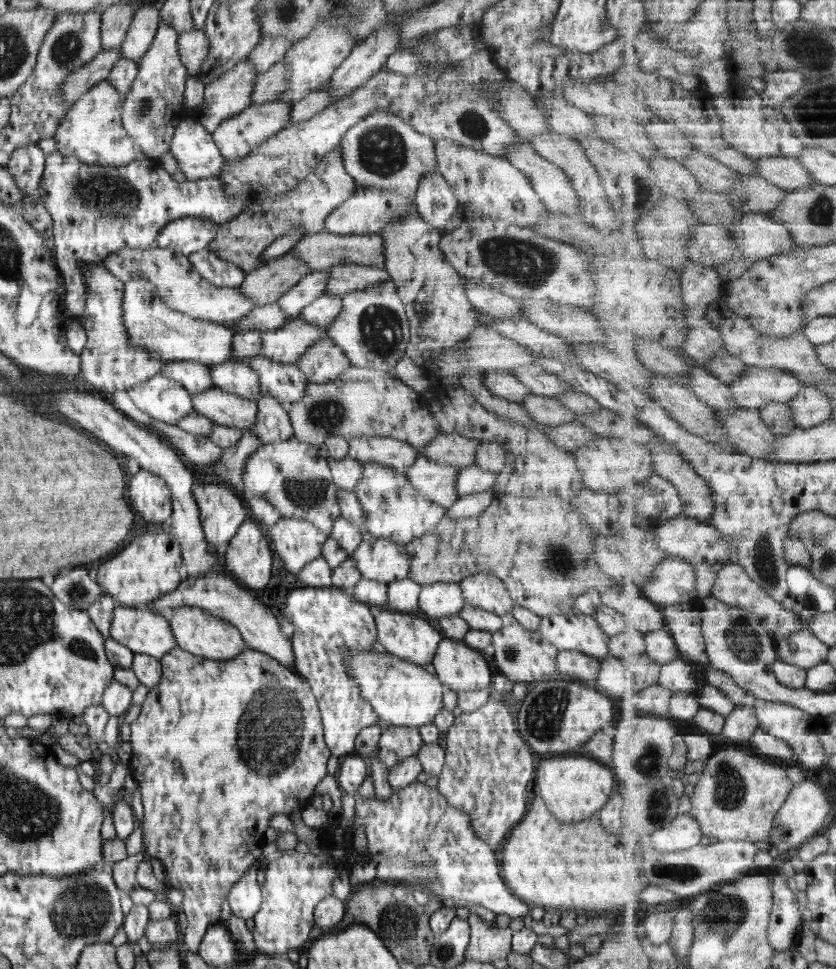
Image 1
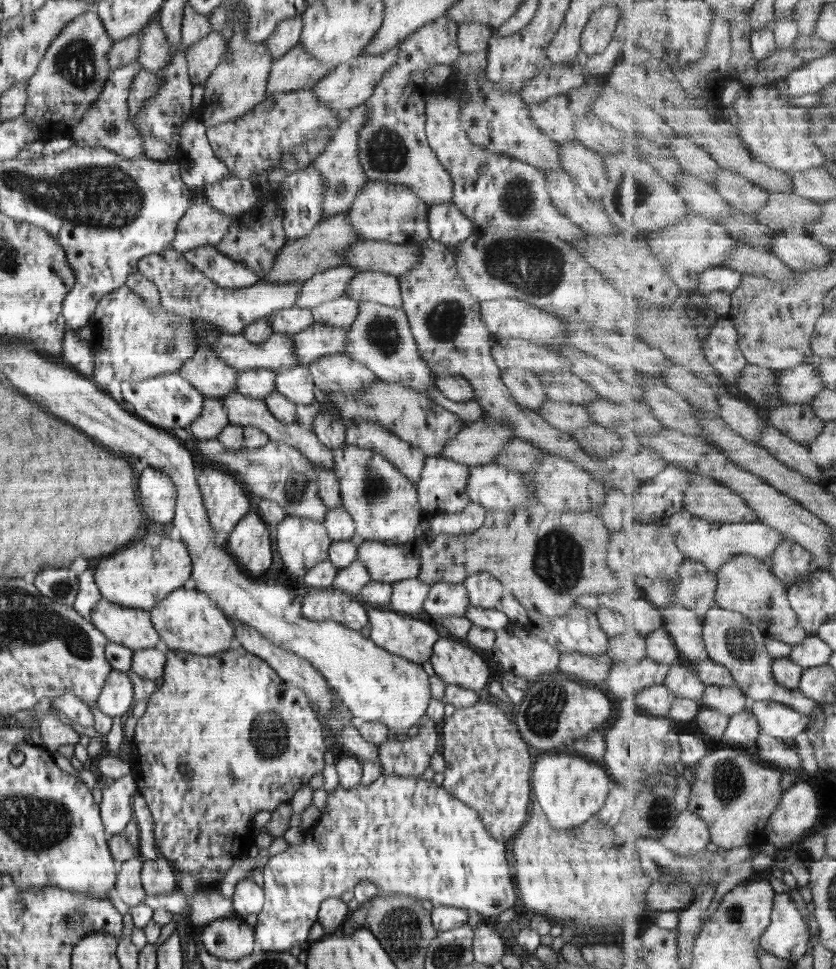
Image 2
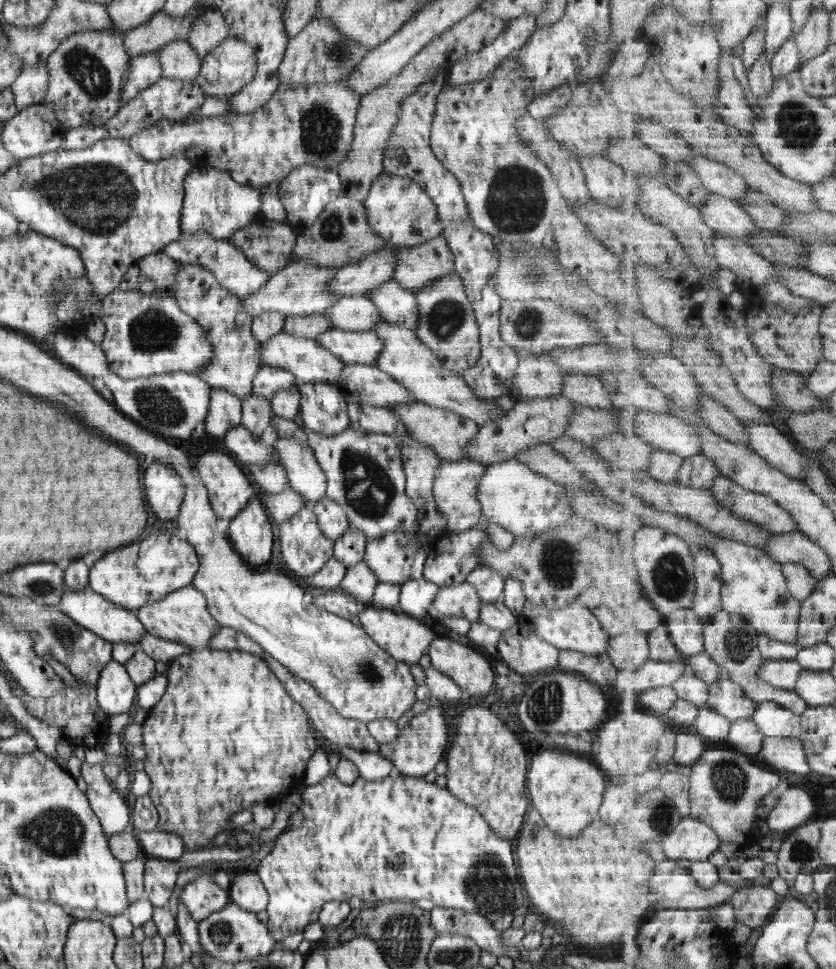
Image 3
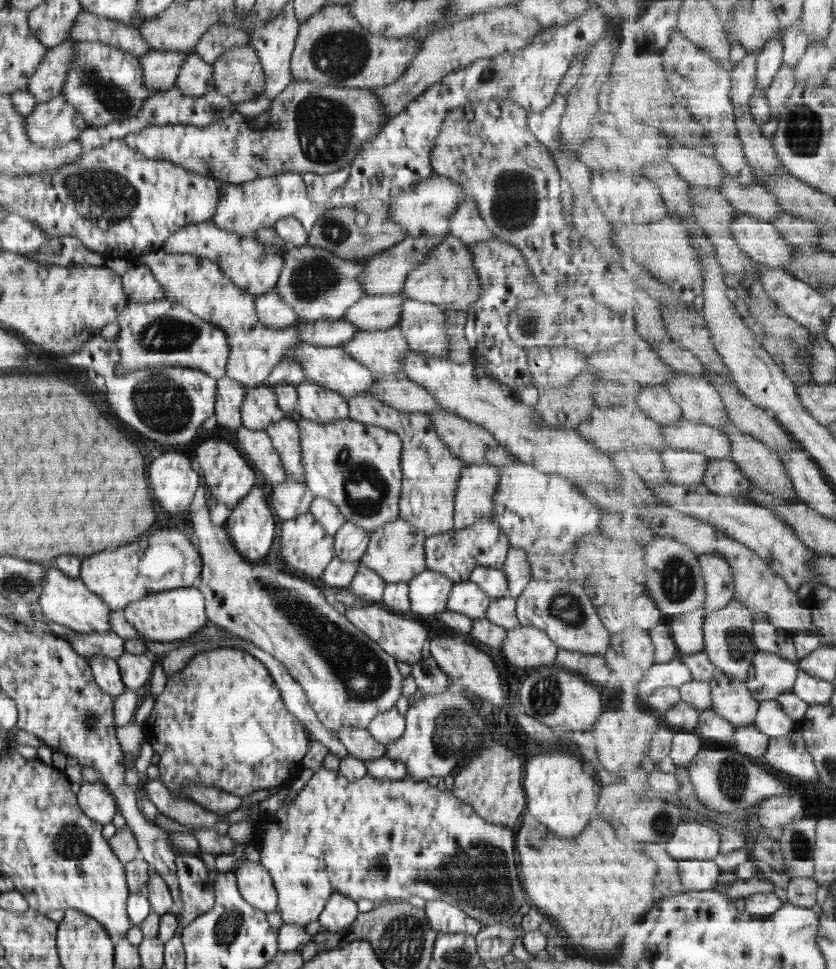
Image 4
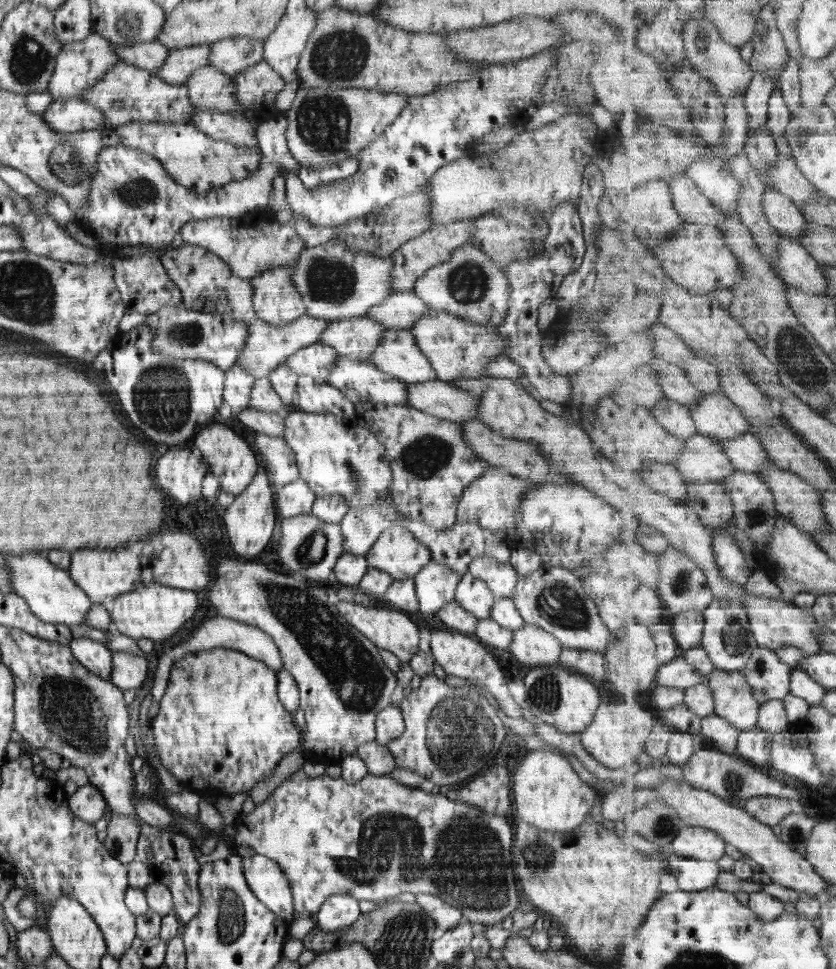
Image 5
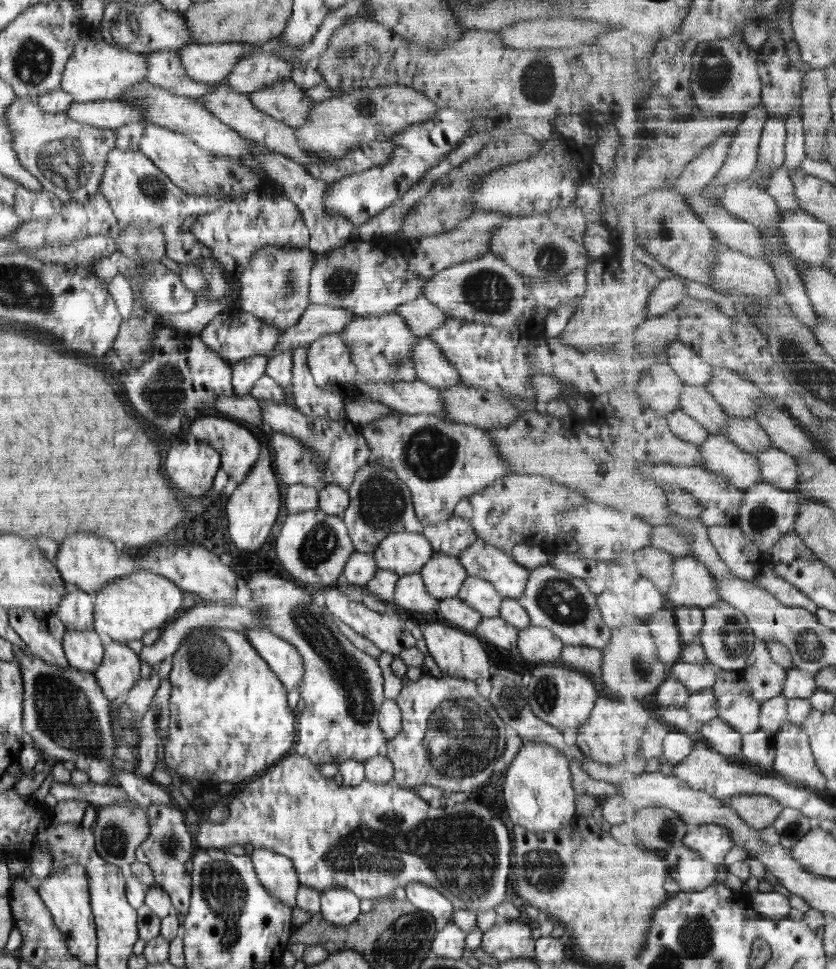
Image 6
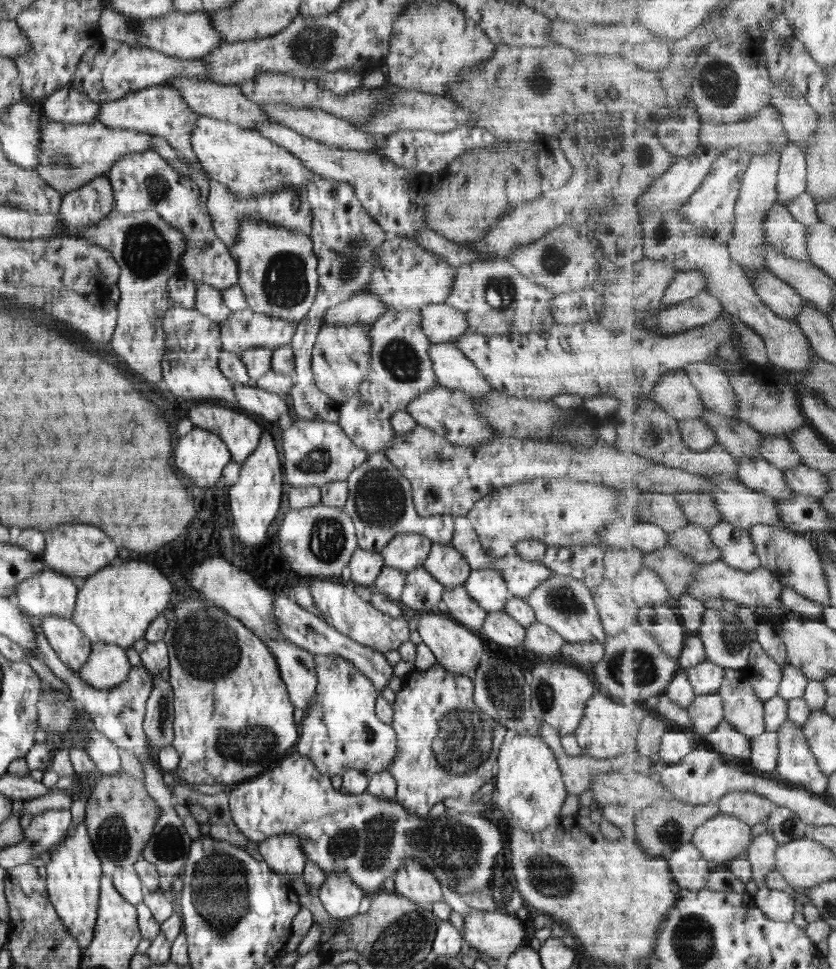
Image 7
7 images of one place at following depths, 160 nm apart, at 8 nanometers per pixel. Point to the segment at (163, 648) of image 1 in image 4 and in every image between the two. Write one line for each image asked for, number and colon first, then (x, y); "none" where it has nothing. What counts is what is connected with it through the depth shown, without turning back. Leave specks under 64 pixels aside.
2: (130, 627)
3: (109, 621)
4: (66, 601)

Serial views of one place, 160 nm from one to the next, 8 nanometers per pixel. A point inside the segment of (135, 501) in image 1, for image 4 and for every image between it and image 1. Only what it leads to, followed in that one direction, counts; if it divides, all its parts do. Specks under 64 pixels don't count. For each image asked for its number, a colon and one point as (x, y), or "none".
2: (158, 494)
3: (165, 489)
4: (176, 485)

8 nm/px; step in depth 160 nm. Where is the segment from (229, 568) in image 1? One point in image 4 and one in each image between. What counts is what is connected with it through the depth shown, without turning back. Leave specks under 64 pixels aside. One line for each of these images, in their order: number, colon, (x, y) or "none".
2: (249, 543)
3: (250, 533)
4: (251, 527)

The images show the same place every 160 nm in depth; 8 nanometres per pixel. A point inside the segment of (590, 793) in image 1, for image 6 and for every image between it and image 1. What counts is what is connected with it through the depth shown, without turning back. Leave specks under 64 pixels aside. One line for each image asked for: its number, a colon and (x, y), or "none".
2: (569, 790)
3: (566, 790)
4: (561, 791)
5: (546, 791)
6: (538, 793)

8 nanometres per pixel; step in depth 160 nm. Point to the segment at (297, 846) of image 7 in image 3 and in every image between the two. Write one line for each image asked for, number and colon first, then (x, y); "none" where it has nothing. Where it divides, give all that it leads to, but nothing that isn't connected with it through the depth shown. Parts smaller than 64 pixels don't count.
3: (247, 890)
4: (254, 882)
5: (264, 876)
6: (277, 873)

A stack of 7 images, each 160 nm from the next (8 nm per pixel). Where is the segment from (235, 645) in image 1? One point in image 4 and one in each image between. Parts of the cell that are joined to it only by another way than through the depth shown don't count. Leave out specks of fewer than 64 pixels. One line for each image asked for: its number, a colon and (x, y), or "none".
2: (187, 620)
3: (182, 616)
4: (171, 615)

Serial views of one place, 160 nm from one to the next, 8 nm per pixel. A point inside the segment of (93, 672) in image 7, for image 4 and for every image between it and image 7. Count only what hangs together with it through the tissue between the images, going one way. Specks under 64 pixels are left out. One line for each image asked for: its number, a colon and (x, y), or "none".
4: (136, 670)
5: (128, 672)
6: (120, 670)

